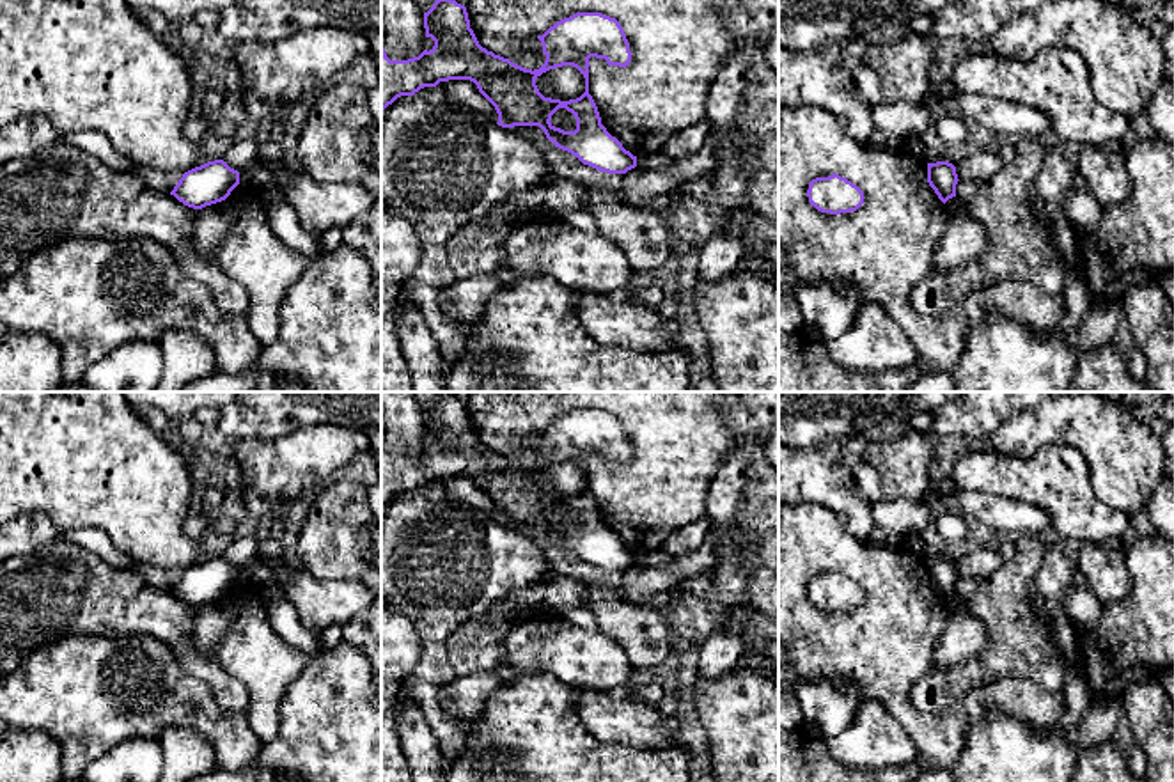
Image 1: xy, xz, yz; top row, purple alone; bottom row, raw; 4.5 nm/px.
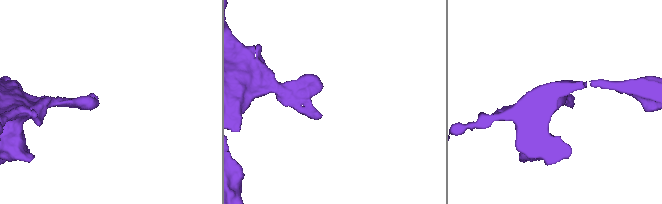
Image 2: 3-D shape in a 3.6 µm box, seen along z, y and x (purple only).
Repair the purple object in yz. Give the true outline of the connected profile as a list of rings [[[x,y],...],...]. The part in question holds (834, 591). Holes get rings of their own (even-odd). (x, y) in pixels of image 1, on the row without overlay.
[[[839,571],[812,576],[809,580],[807,594],[810,603],[830,612],[857,608],[865,596],[857,582]]]

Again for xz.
[[[436,395],[433,404],[424,410],[426,434],[434,438],[434,443],[427,449],[424,447],[419,454],[408,457],[390,457],[383,445],[383,417],[381,417],[381,509],[392,502],[401,493],[413,493],[424,484],[436,484],[440,479],[449,477],[470,477],[477,482],[479,489],[495,504],[498,511],[498,523],[539,523],[546,536],[555,541],[555,544],[571,550],[583,562],[589,562],[599,569],[608,571],[626,571],[637,564],[637,553],[622,544],[622,541],[612,534],[601,521],[598,504],[589,491],[589,456],[605,456],[608,463],[626,465],[631,459],[630,440],[621,420],[615,415],[605,413],[601,410],[576,410],[569,415],[557,418],[537,436],[543,442],[543,450],[546,452],[544,461],[539,466],[525,466],[509,456],[495,452],[482,445],[470,426],[470,417],[466,404],[450,395]],[[573,463],[585,475],[585,489],[569,498],[544,495],[536,475],[543,470]],[[566,505],[576,516],[575,528],[564,528],[555,525],[550,518],[552,512]]]

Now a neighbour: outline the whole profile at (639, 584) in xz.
[[[708,536],[706,541],[692,553],[676,557],[667,567],[631,566],[622,575],[619,589],[626,601],[642,605],[649,598],[669,589],[685,585],[693,578],[708,580],[716,566],[716,541]]]

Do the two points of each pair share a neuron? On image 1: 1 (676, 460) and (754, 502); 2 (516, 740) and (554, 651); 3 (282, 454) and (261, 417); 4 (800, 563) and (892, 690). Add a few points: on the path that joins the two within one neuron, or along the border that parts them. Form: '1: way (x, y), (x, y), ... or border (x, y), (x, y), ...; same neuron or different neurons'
1: border (736, 445), (724, 458), (708, 488), (704, 516); different neurons
2: border (504, 669), (543, 669), (580, 688); different neurons
3: border (313, 424), (272, 438), (236, 438), (233, 442); different neurons
4: way (798, 596), (859, 656); same neuron

